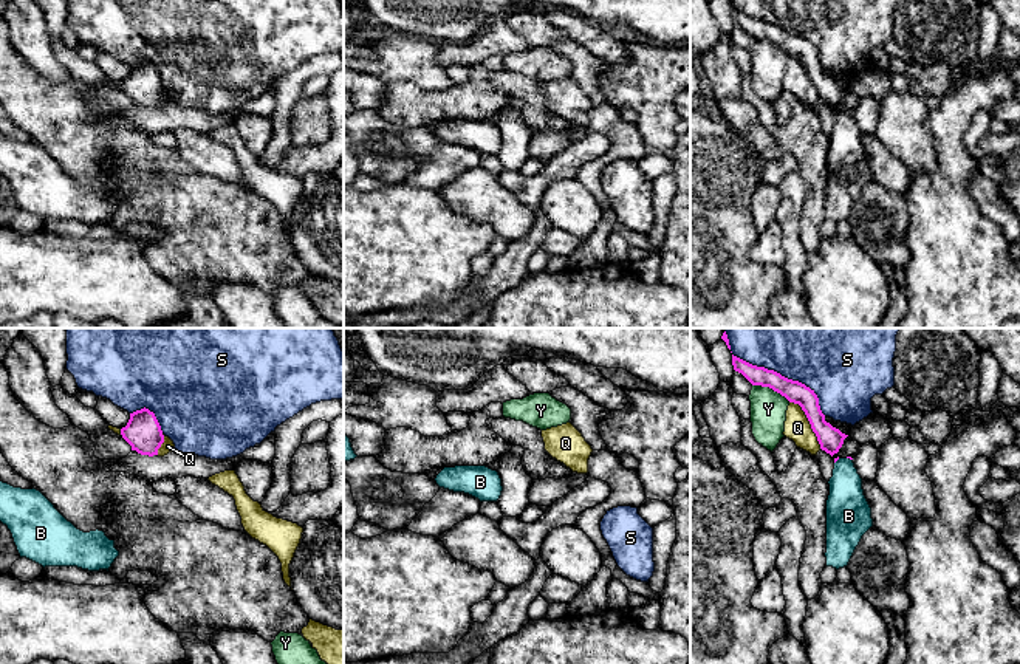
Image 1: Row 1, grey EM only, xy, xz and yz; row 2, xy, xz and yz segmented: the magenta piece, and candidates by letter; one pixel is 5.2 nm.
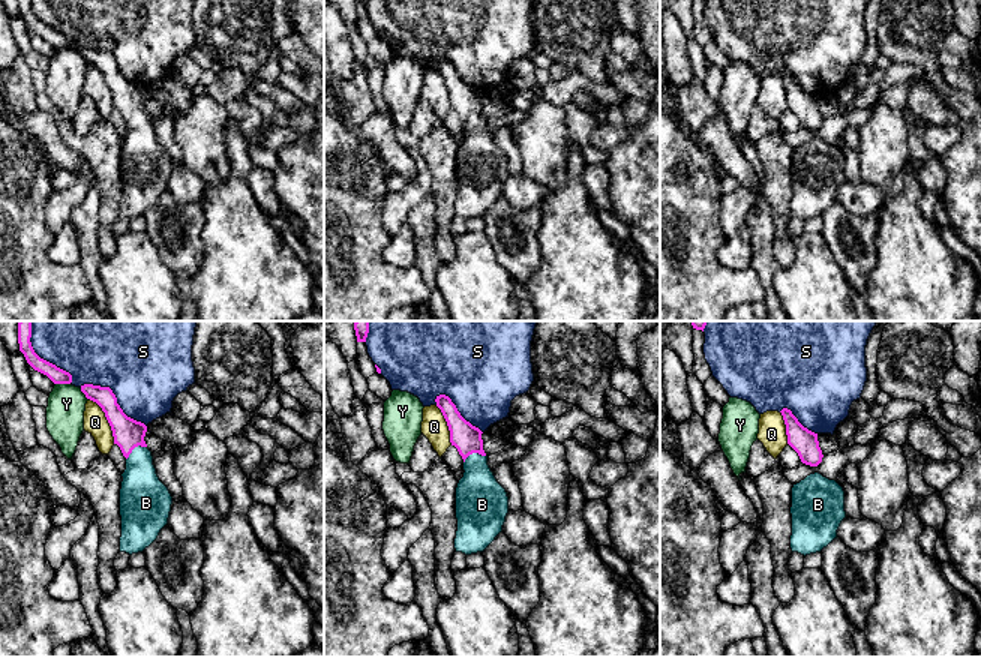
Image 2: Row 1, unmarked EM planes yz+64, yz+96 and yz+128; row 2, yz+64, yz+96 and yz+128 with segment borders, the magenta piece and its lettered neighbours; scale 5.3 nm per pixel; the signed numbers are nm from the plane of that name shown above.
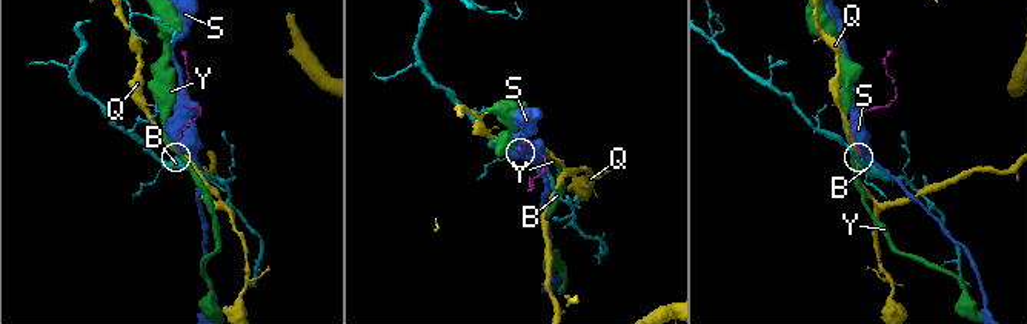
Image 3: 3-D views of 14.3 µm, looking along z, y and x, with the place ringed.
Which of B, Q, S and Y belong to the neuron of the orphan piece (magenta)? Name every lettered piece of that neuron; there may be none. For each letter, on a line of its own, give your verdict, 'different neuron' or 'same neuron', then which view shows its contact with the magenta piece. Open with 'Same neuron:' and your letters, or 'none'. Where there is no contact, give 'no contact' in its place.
Same neuron: B
B: same neuron; meets magenta in yz
Q: different neuron; meets magenta in yz
S: different neuron; meets magenta in yz
Y: different neuron; meets magenta in yz

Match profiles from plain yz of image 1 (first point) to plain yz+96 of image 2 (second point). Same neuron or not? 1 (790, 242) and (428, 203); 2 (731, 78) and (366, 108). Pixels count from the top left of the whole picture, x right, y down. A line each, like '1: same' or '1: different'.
1: same
2: same

